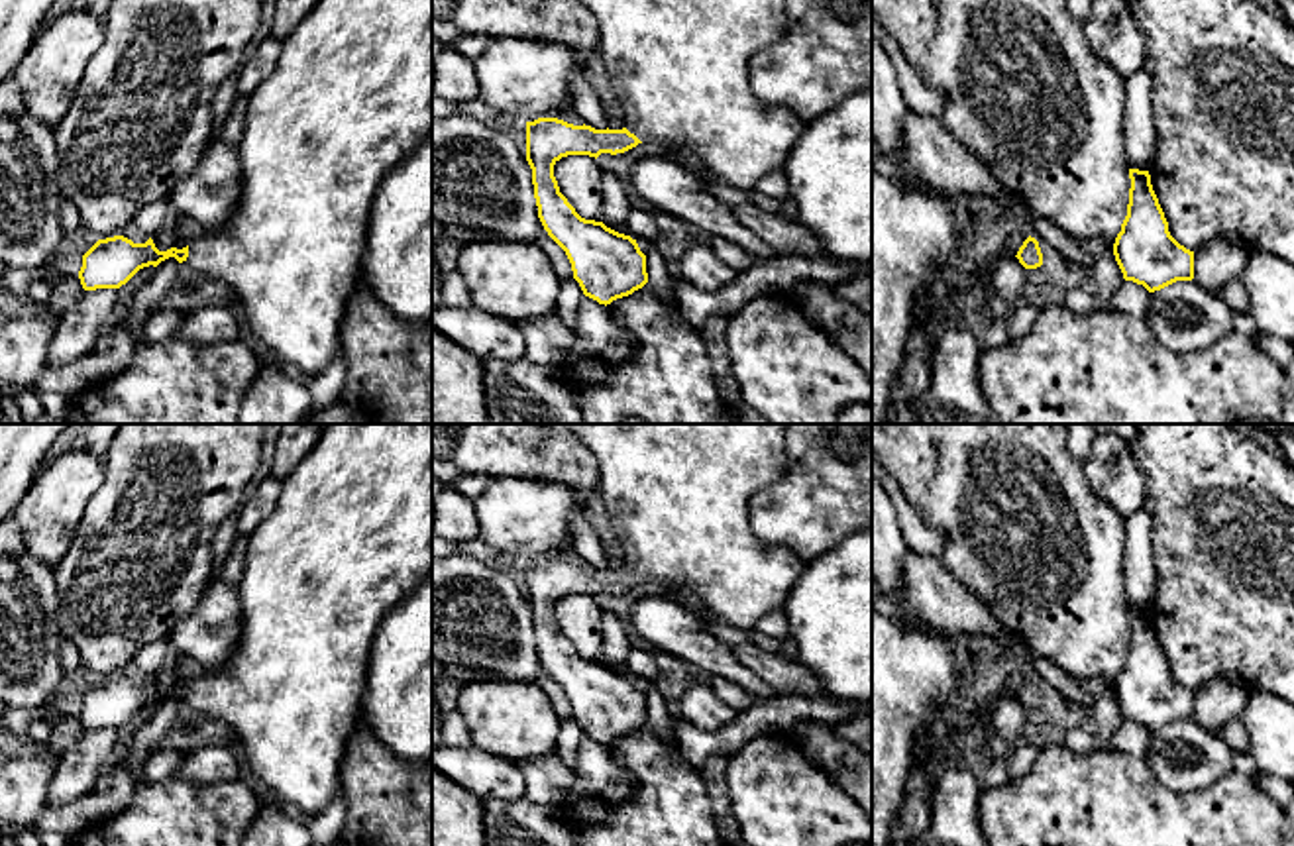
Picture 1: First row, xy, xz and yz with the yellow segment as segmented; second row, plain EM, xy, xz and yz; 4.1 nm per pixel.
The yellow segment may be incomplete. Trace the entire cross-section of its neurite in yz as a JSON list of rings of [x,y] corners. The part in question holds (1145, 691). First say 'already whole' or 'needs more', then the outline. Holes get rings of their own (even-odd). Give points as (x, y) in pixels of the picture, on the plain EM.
already whole; [[[1129,608],[1129,618],[1127,656],[1113,683],[1123,718],[1143,724],[1149,732],[1176,720],[1192,720],[1194,691],[1170,675],[1149,610]]]

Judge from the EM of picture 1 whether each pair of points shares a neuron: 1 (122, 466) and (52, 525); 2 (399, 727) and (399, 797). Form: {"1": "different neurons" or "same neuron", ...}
{"1": "different neurons", "2": "different neurons"}

